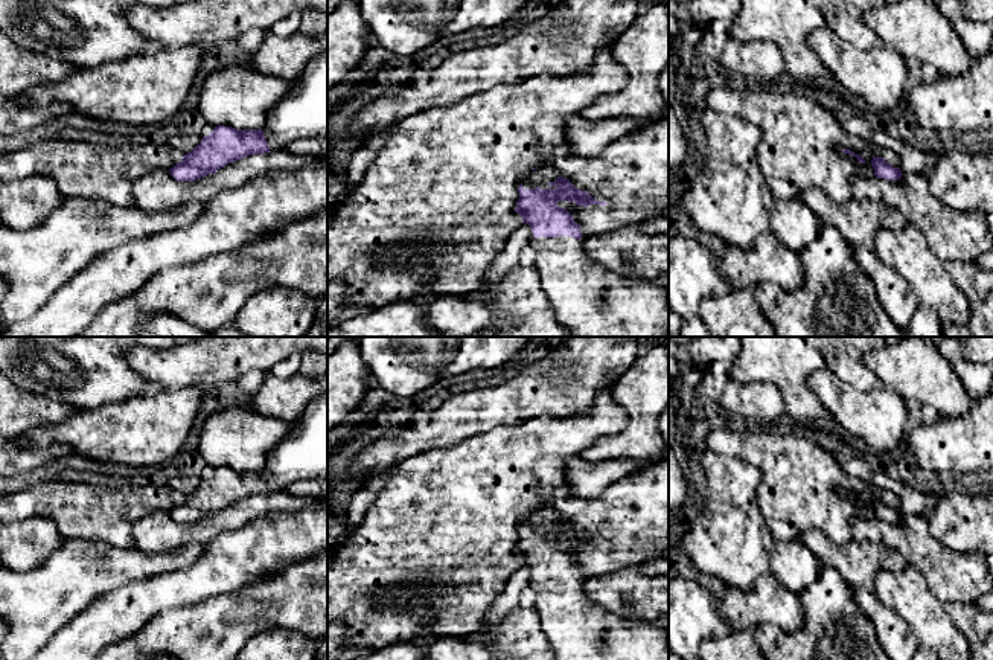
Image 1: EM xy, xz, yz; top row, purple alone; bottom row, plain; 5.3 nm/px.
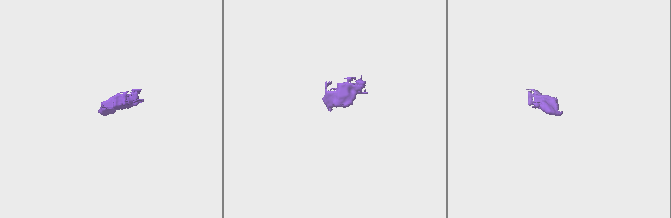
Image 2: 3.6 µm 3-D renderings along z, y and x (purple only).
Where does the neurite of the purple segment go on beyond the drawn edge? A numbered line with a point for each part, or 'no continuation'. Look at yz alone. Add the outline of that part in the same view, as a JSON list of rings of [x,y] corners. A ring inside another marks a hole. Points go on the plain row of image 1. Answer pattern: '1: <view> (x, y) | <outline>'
no continuation

